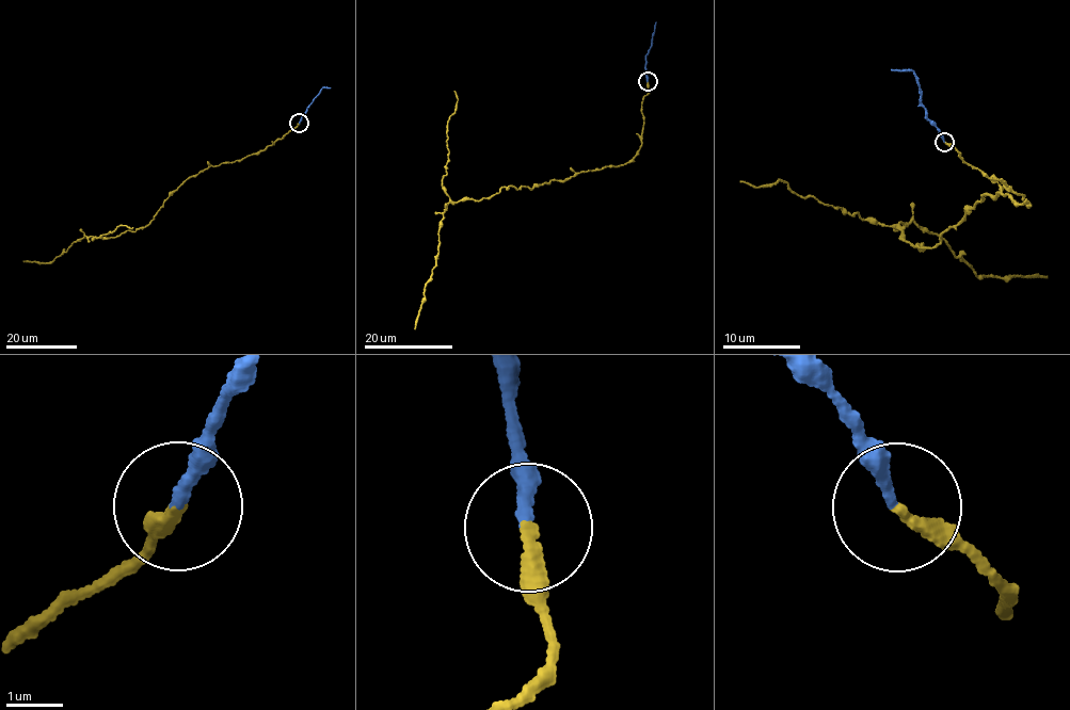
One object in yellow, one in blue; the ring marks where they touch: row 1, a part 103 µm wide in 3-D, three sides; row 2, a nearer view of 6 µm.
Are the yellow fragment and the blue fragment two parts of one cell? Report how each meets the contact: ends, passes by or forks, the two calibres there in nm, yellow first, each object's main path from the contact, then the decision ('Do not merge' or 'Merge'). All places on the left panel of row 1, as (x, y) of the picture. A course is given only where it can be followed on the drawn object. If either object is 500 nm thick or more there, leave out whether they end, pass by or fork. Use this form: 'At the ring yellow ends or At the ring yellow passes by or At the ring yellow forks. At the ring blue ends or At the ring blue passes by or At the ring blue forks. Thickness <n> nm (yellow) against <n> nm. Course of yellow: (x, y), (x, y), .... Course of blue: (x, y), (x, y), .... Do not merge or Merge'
At the ring yellow ends. At the ring blue ends. Thickness 240 nm (yellow) against 190 nm. Course of yellow: (300, 123), (256, 152), (187, 178), (146, 226), (115, 237), (85, 236), (50, 262), (22, 261). Course of blue: (300, 123), (320, 89), (331, 86). Do not merge

